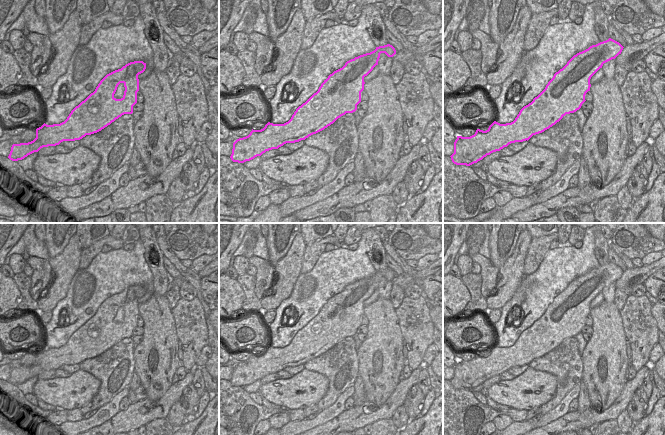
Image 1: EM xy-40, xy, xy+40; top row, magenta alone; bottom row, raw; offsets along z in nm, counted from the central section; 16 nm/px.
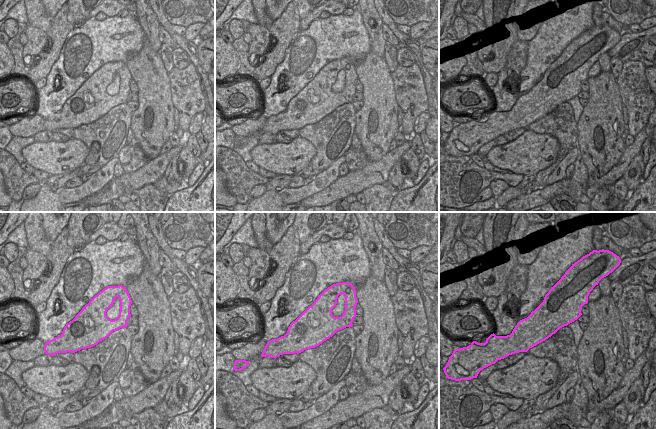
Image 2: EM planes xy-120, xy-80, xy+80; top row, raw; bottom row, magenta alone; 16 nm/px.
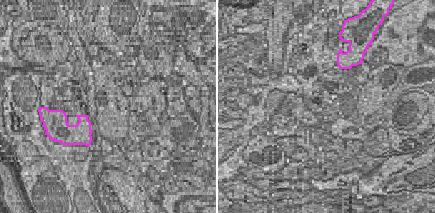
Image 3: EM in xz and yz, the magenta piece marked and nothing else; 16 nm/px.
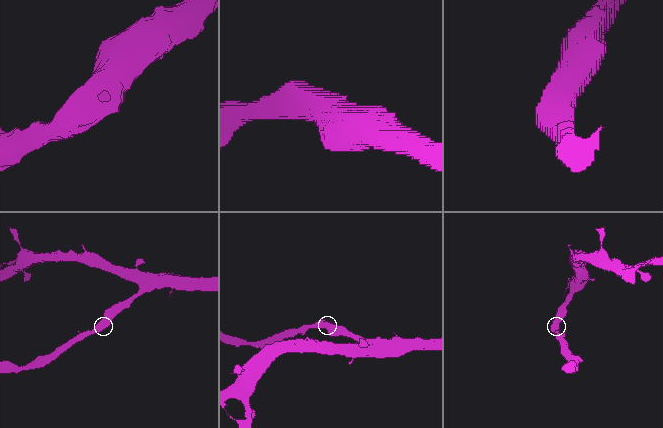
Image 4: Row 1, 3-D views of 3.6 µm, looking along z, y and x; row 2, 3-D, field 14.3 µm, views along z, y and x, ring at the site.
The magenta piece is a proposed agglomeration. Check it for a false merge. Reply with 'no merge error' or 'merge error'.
no merge error

